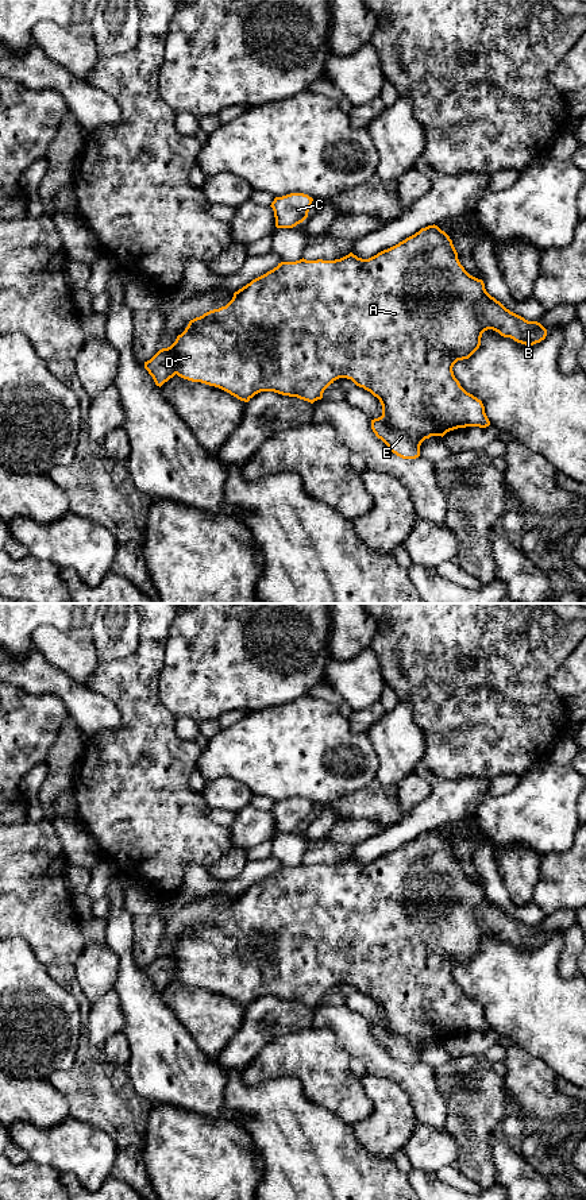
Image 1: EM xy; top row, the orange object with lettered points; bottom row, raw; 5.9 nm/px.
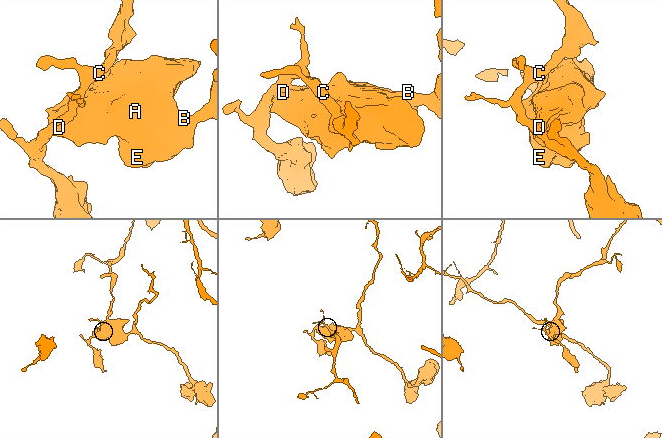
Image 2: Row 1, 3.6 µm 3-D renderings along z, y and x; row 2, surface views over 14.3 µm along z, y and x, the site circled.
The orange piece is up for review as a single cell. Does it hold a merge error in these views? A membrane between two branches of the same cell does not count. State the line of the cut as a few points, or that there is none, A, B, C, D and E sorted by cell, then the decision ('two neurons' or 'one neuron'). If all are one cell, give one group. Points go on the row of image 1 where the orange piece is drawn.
cut xy (168, 347), (174, 355), (176, 373); groups A B D E / C; two neurons

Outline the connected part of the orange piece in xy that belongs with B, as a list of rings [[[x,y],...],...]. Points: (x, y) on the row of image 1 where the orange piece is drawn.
[[[437,225],[421,228],[415,235],[398,244],[378,252],[377,255],[362,259],[350,252],[335,261],[307,261],[281,262],[266,274],[252,279],[250,283],[234,293],[232,300],[219,309],[209,310],[200,317],[189,321],[185,331],[177,336],[169,347],[176,355],[176,374],[192,382],[201,382],[219,387],[240,401],[248,402],[261,391],[274,391],[282,396],[297,397],[313,404],[323,398],[324,390],[339,378],[351,379],[356,386],[363,387],[377,397],[382,405],[382,416],[371,420],[371,429],[397,456],[402,459],[416,459],[420,456],[420,445],[431,436],[444,436],[447,432],[466,428],[486,428],[490,421],[485,413],[481,400],[467,393],[455,378],[452,367],[458,360],[469,359],[481,346],[482,333],[487,329],[498,332],[504,337],[510,337],[517,343],[533,346],[547,336],[547,329],[537,321],[528,321],[524,317],[506,309],[500,301],[491,297],[482,279],[470,275],[458,259],[458,252],[450,236]]]

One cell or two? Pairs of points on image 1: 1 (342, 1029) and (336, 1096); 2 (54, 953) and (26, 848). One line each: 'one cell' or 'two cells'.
1: two cells
2: one cell

